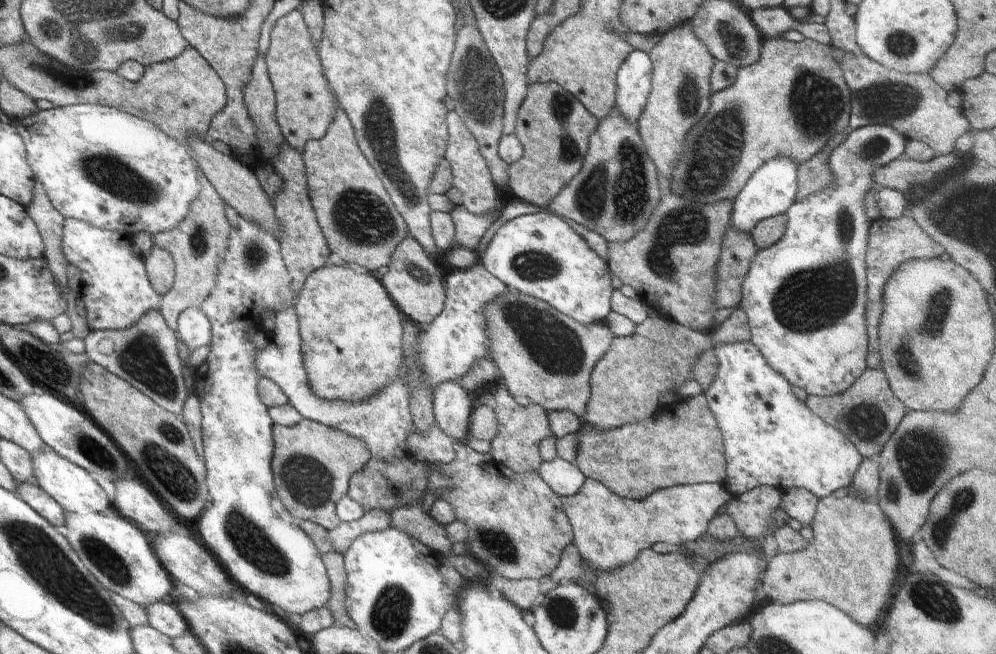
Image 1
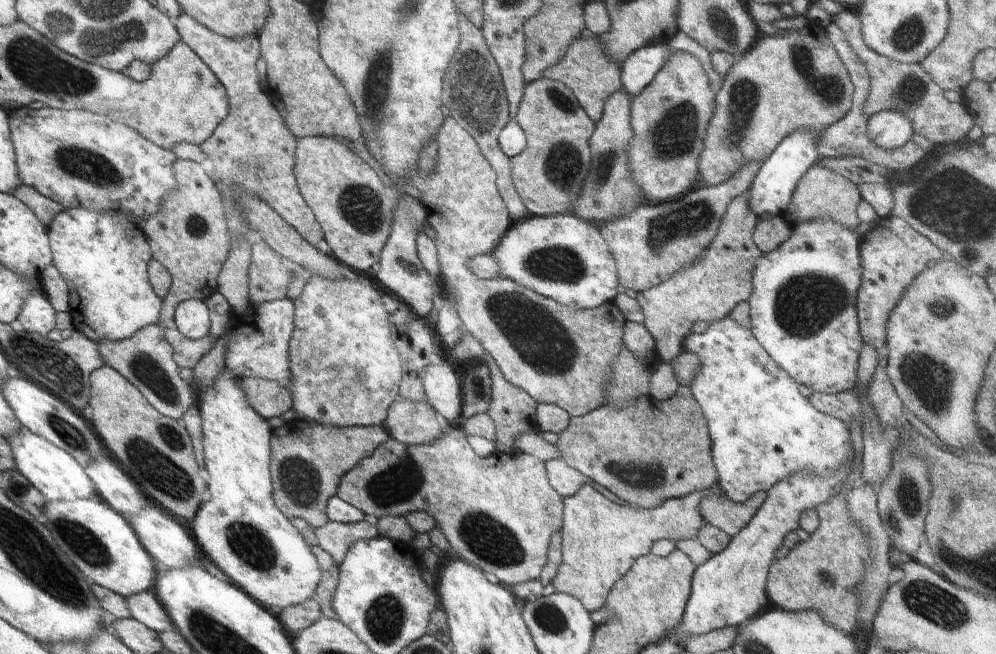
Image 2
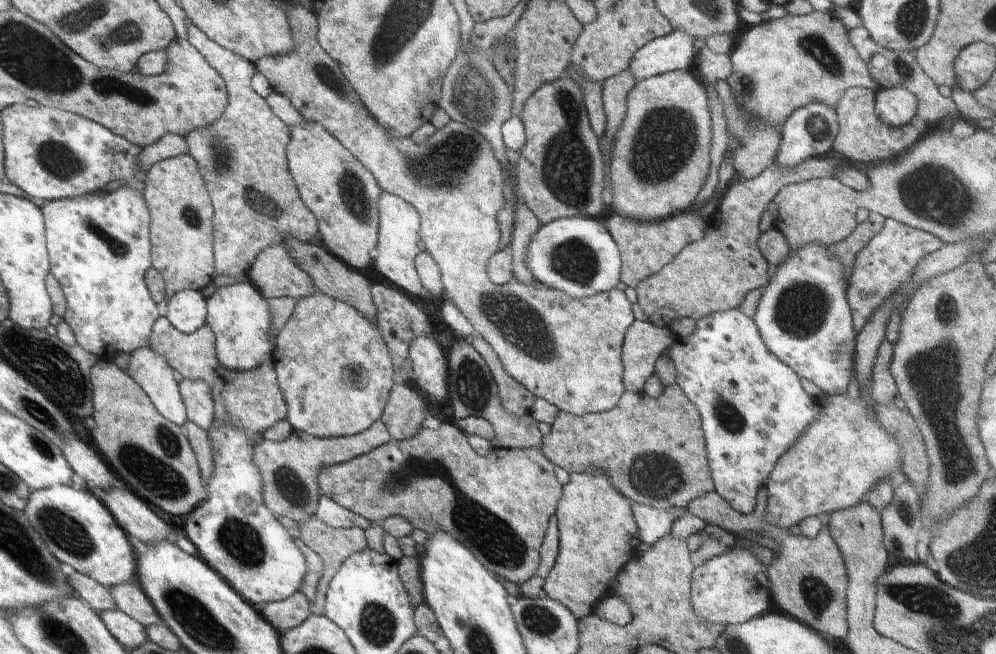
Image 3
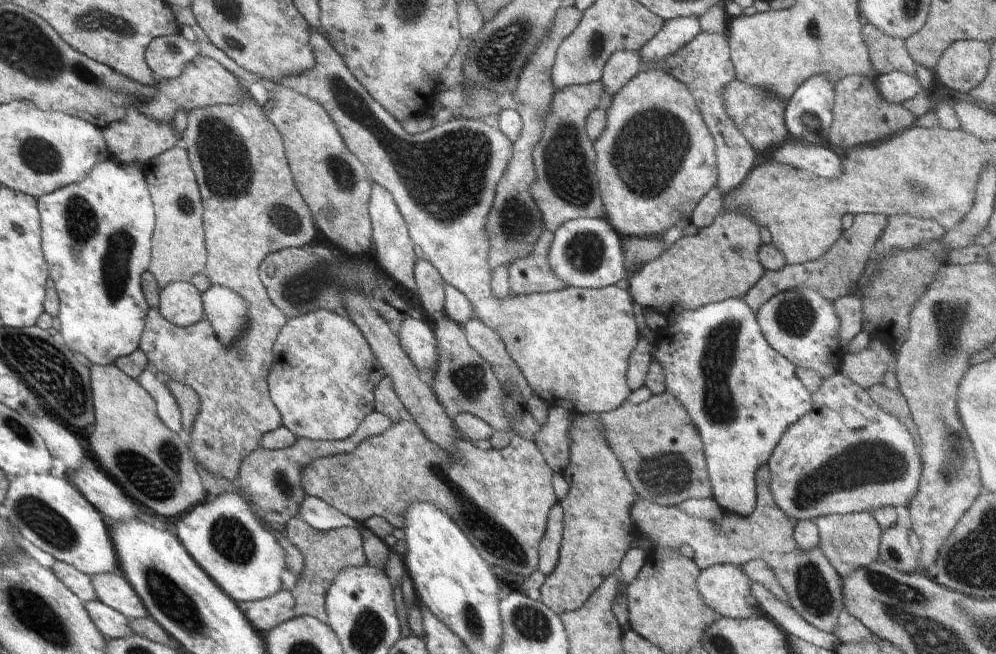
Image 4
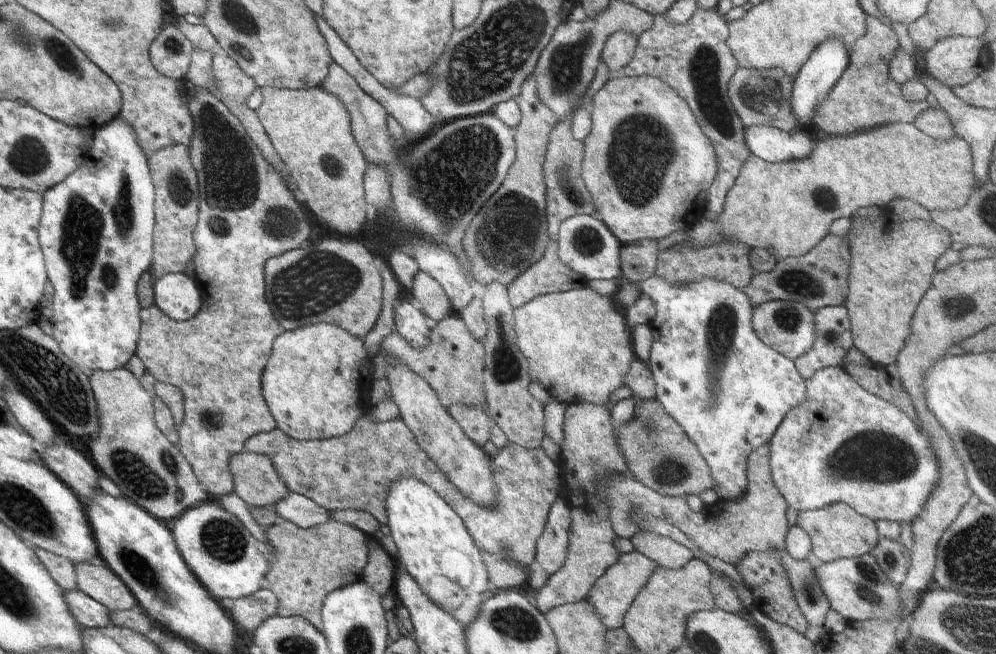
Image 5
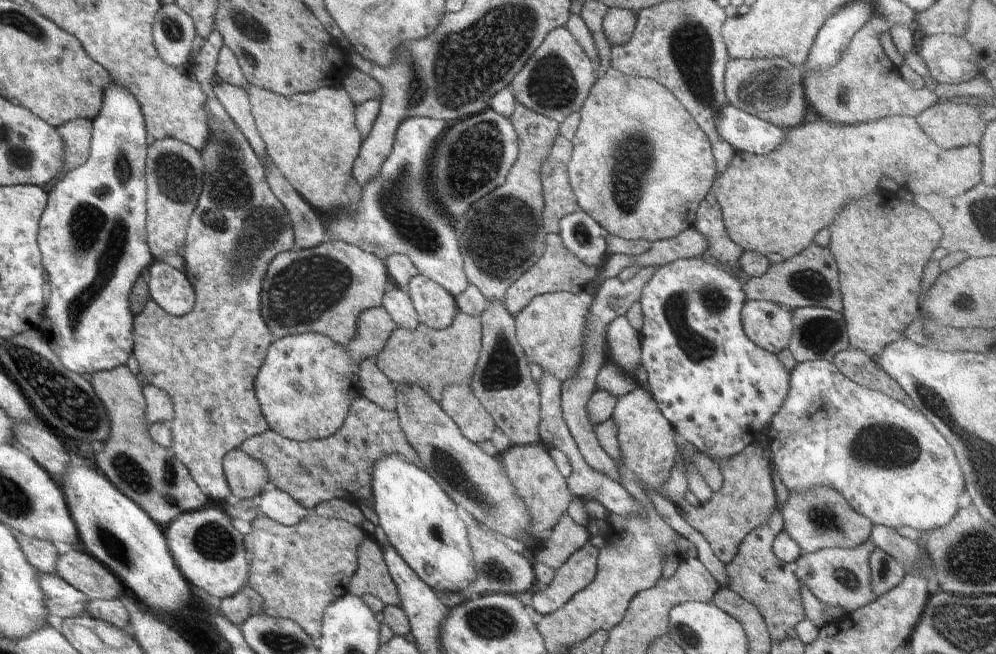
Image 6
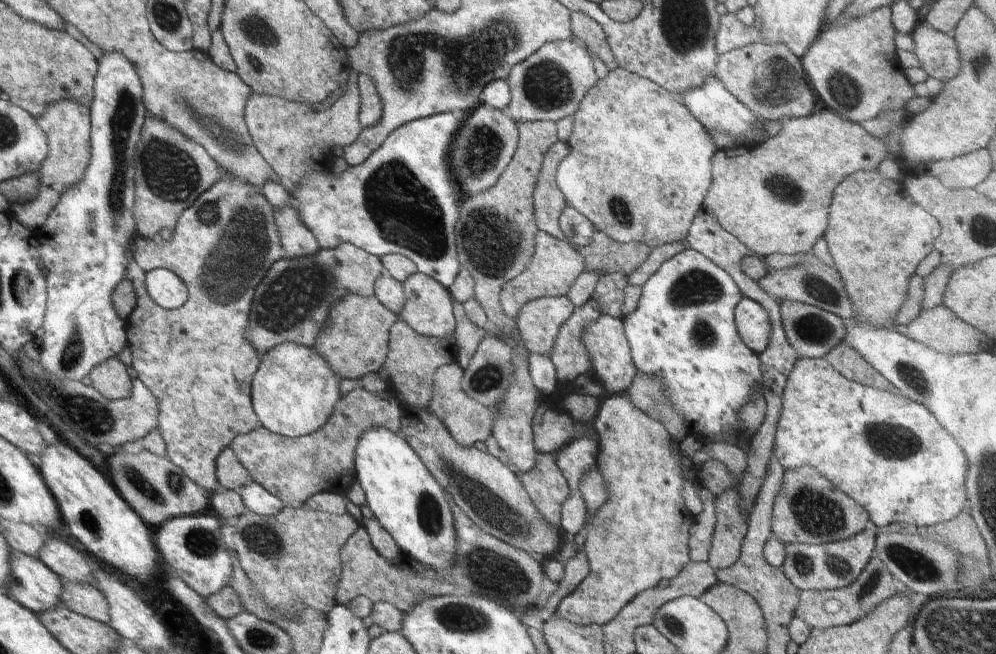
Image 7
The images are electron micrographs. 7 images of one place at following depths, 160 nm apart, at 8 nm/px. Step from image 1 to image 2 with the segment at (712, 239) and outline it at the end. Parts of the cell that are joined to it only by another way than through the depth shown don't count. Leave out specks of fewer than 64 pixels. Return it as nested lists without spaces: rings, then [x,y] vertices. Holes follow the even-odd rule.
[[[750,161],[725,183],[690,189],[676,200],[661,203],[642,202],[627,217],[600,225],[602,236],[614,257],[618,282],[637,293],[666,282],[680,269],[696,263],[718,232],[721,217],[733,198],[749,190],[764,161]]]

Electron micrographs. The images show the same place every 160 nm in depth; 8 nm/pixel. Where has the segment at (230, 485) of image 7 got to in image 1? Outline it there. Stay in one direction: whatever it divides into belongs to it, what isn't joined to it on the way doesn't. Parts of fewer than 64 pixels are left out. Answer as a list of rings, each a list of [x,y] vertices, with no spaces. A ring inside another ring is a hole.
[[[290,404],[270,408],[268,413],[273,423],[275,450],[271,468],[278,499],[294,520],[306,520],[322,526],[326,531],[333,530],[340,522],[335,512],[336,502],[347,495],[350,478],[356,472],[360,472],[372,457],[368,446],[360,438],[354,438],[346,432],[309,419],[303,419]]]

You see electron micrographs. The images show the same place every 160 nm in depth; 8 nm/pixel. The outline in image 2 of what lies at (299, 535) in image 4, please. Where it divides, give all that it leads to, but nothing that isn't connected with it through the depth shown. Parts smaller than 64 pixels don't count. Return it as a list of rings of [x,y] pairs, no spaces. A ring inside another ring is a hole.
[[[368,520],[357,523],[339,523],[328,521],[327,525],[313,527],[317,536],[317,546],[327,552],[340,566],[345,559],[348,549],[359,540],[371,539],[379,536],[376,522]]]

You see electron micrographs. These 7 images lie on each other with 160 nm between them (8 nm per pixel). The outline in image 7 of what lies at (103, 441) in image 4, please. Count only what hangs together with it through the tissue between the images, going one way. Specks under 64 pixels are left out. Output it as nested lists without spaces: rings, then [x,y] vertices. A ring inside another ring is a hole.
[[[109,358],[89,372],[90,386],[108,400],[129,399],[133,384],[126,368],[119,358]],[[129,445],[128,452],[111,454],[108,458],[110,478],[120,496],[155,529],[168,519],[202,512],[209,502],[210,493],[196,486],[168,457],[162,458],[144,448]]]

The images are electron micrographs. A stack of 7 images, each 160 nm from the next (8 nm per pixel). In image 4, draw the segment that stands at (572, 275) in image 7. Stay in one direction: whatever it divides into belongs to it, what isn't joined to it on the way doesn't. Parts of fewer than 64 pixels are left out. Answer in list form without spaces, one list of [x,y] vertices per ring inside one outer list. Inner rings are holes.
[[[544,229],[536,244],[533,245],[532,252],[508,265],[509,286],[513,295],[548,293],[564,290],[567,287],[550,270],[550,264],[548,264],[552,240],[554,240],[554,234]]]

